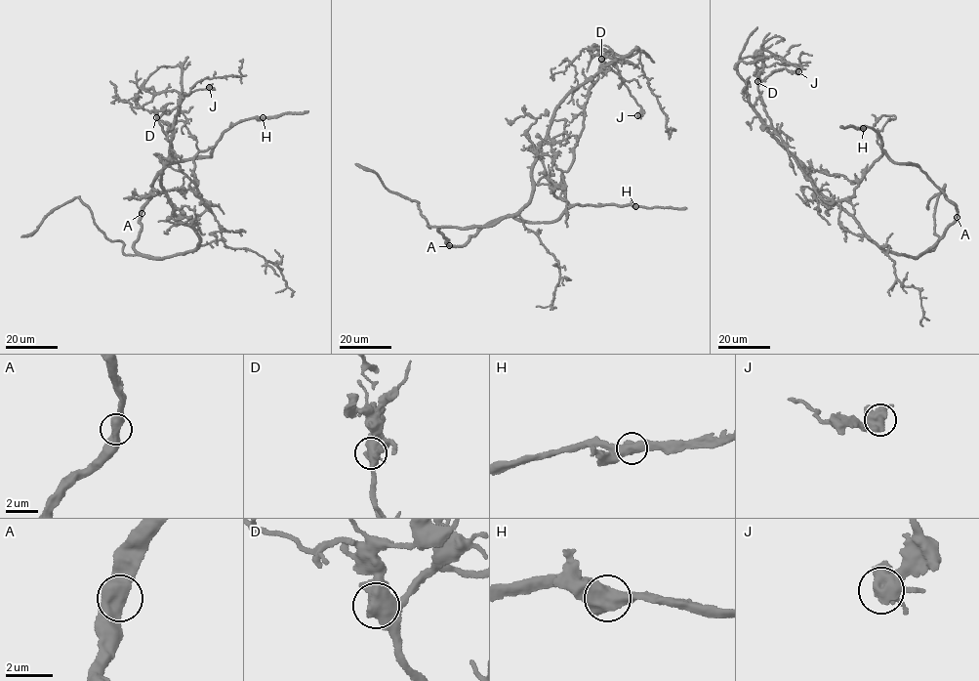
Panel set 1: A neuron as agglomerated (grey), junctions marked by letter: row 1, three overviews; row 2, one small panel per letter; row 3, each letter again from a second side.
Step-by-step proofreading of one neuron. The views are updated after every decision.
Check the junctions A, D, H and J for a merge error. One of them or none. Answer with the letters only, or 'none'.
none

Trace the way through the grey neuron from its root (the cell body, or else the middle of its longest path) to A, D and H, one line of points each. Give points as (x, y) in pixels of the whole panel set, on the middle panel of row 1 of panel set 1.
A: (535, 158), (527, 204), (490, 225), (441, 226), (438, 230), (449, 245)
D: (535, 158), (557, 105), (580, 85), (590, 80), (593, 85), (601, 59)
H: (535, 158), (539, 146), (550, 140), (551, 162), (562, 179), (550, 182), (554, 195), (570, 204), (635, 206)

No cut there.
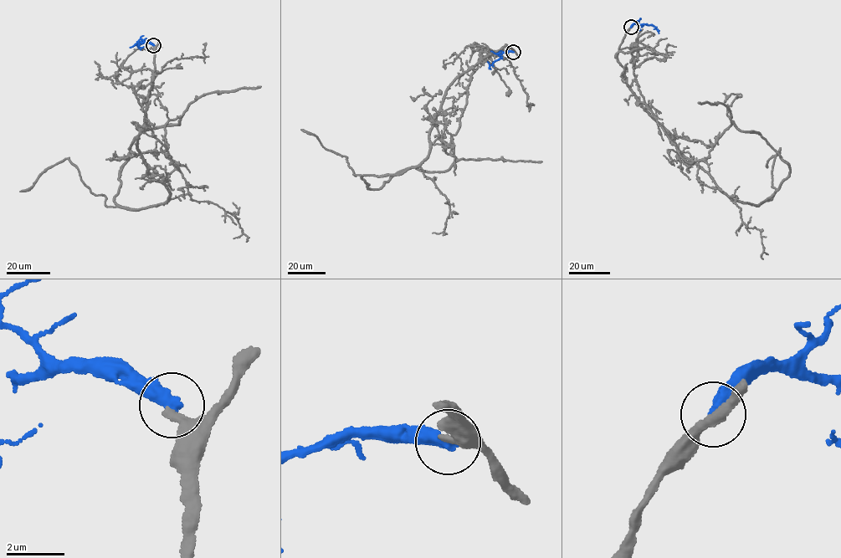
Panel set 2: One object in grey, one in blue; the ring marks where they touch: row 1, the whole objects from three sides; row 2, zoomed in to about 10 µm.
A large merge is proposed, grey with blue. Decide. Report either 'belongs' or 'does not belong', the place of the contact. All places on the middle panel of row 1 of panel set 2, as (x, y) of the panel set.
does not belong; place (513, 52)

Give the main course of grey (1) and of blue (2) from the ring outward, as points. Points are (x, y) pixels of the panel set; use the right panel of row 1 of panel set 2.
1: (630, 27), (617, 55), (626, 84), (685, 157), (720, 191), (756, 205), (776, 191), (781, 148), (766, 166)
2: (630, 27), (636, 23), (651, 24), (658, 33)

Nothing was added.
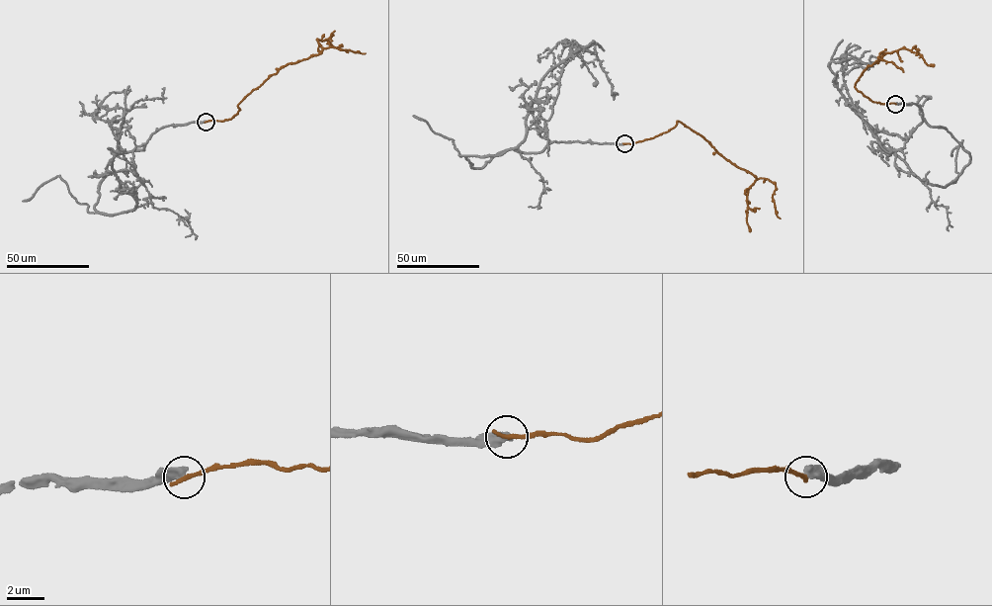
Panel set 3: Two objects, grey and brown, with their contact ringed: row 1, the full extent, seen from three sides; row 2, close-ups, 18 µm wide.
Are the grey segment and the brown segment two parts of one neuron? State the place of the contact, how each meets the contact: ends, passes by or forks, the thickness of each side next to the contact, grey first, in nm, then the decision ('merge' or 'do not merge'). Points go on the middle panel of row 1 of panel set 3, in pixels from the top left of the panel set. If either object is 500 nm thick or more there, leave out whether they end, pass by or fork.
at (624, 143); 500 nm thick on the grey side, 280 nm on the other; do not merge

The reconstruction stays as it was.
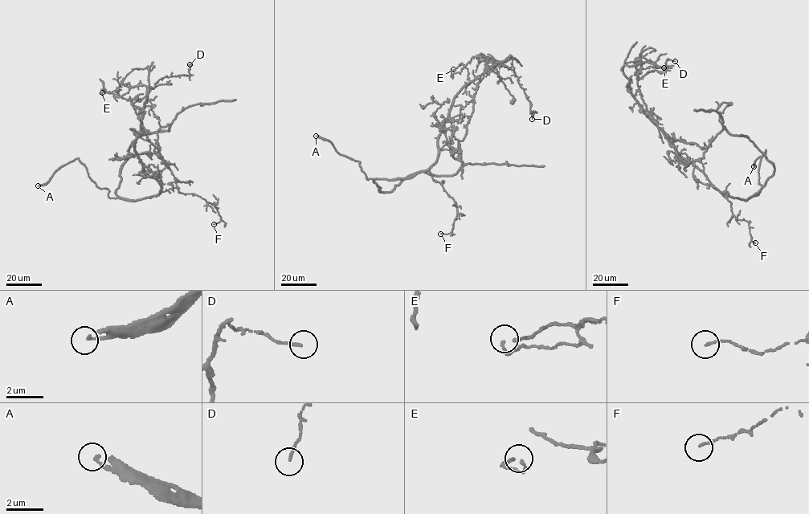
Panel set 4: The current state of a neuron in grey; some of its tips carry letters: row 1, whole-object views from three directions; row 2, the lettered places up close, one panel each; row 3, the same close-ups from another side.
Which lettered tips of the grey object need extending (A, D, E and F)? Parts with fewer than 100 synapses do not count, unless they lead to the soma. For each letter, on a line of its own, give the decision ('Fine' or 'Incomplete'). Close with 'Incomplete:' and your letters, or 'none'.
A: Incomplete
D: Fine
E: Fine
F: Fine
Incomplete: A

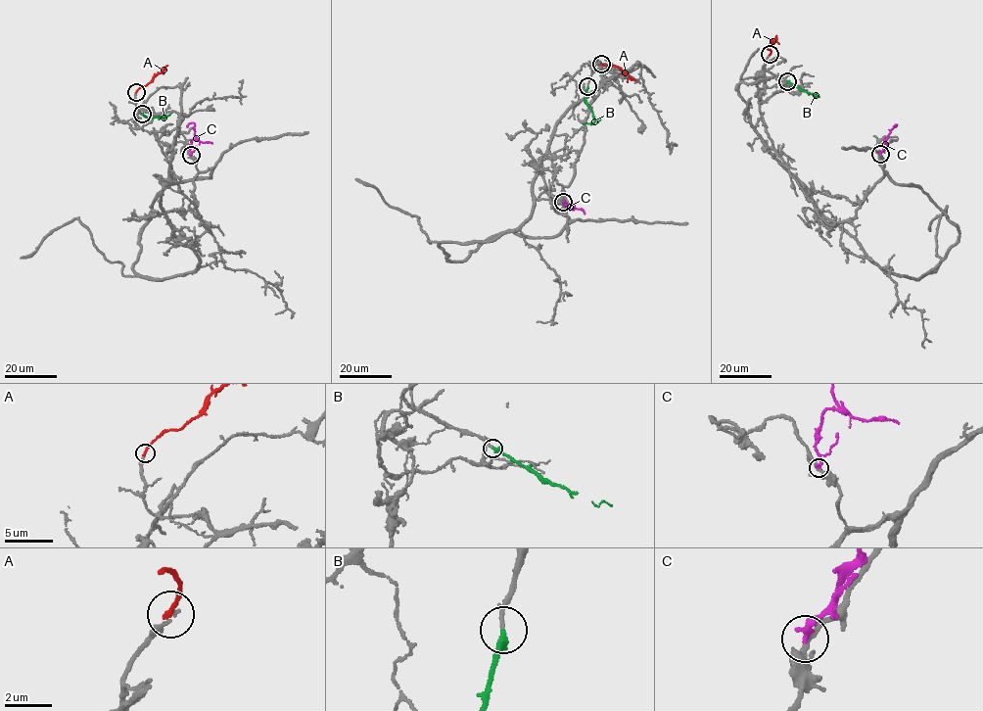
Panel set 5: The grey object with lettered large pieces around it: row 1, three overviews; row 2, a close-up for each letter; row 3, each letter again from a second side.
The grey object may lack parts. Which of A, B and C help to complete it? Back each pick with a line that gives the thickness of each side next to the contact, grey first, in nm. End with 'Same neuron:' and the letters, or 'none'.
B: 170 nm thick on the grey side, 320 nm on the other
Same neuron: B

